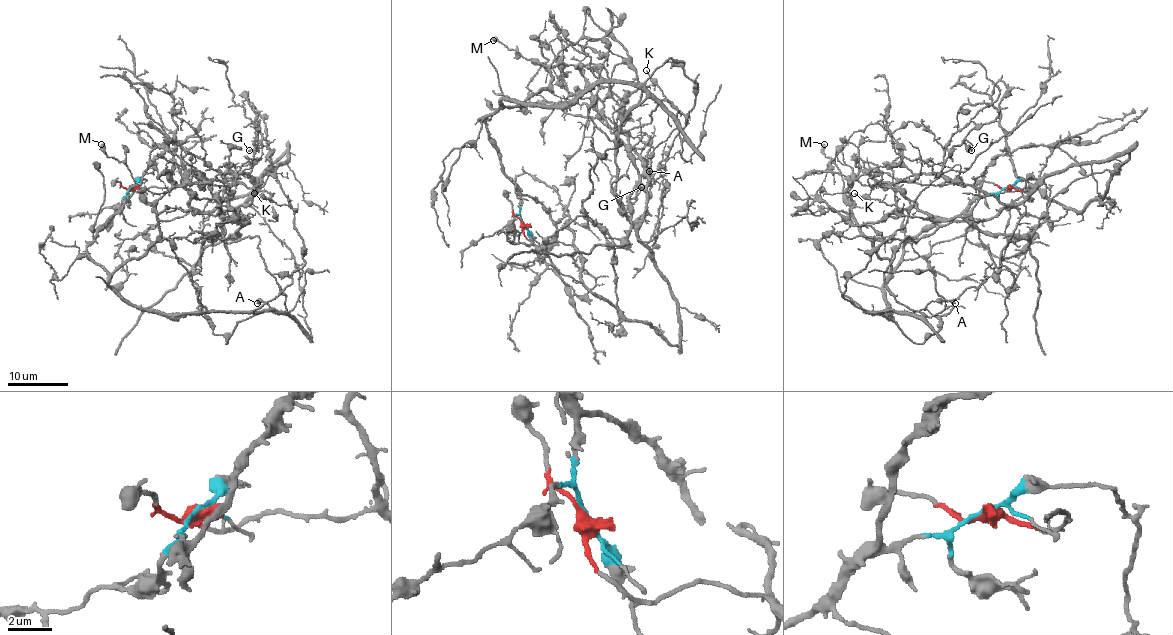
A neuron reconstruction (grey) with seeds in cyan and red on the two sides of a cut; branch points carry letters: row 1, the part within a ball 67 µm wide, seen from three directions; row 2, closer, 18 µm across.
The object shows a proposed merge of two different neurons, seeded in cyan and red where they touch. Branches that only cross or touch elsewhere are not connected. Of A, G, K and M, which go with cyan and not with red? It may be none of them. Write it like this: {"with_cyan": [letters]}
{"with_cyan": ["A", "G", "K", "M"]}

